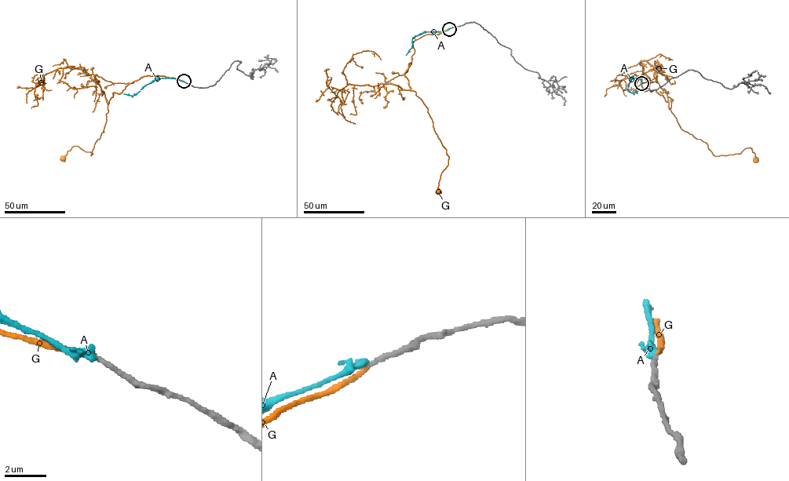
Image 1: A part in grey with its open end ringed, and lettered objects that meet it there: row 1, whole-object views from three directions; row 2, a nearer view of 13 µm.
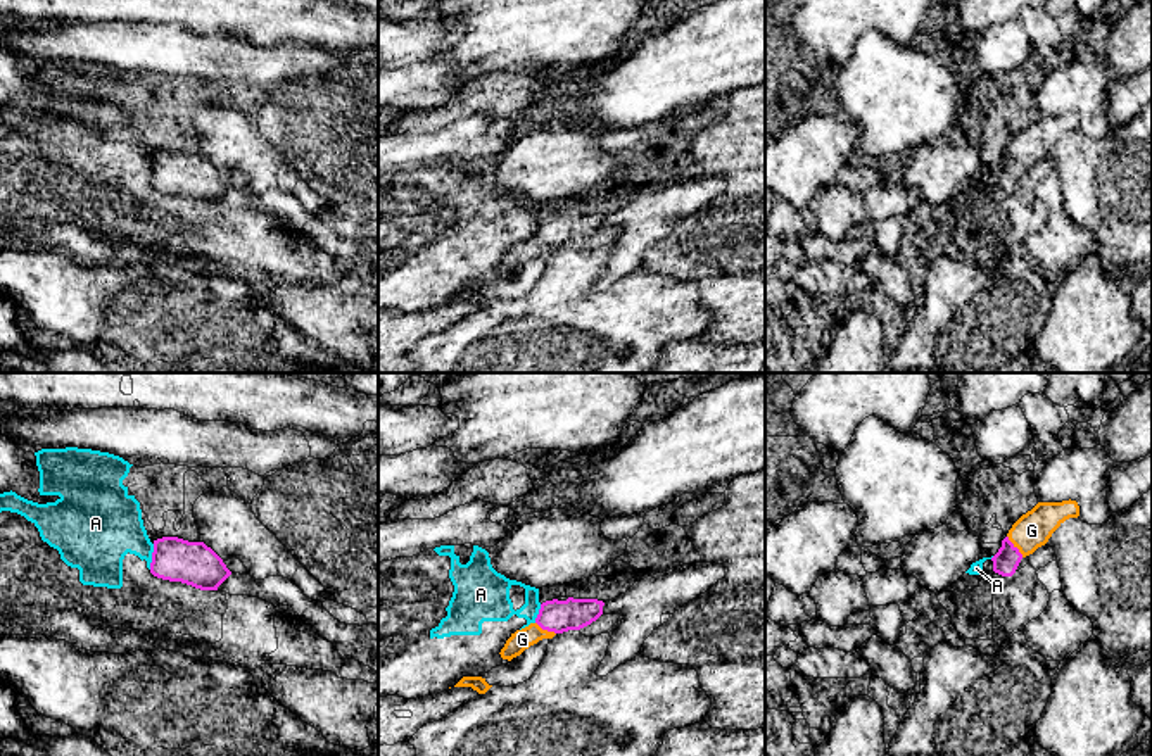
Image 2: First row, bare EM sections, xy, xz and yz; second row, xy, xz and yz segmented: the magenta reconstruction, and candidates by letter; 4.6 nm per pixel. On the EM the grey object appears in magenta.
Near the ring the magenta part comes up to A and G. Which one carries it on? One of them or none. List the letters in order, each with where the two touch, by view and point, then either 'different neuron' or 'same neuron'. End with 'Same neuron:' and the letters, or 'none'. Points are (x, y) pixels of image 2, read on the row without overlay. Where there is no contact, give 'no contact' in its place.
A: contact xy (152, 170); different neuron
G: contact yz (1012, 159); same neuron
Same neuron: G

